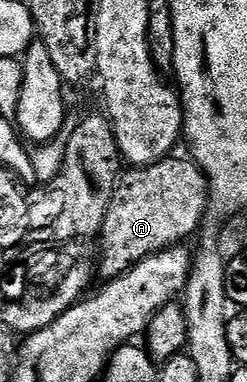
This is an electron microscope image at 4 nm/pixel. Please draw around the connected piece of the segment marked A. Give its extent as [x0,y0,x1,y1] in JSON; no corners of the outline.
[98,157,210,280]

